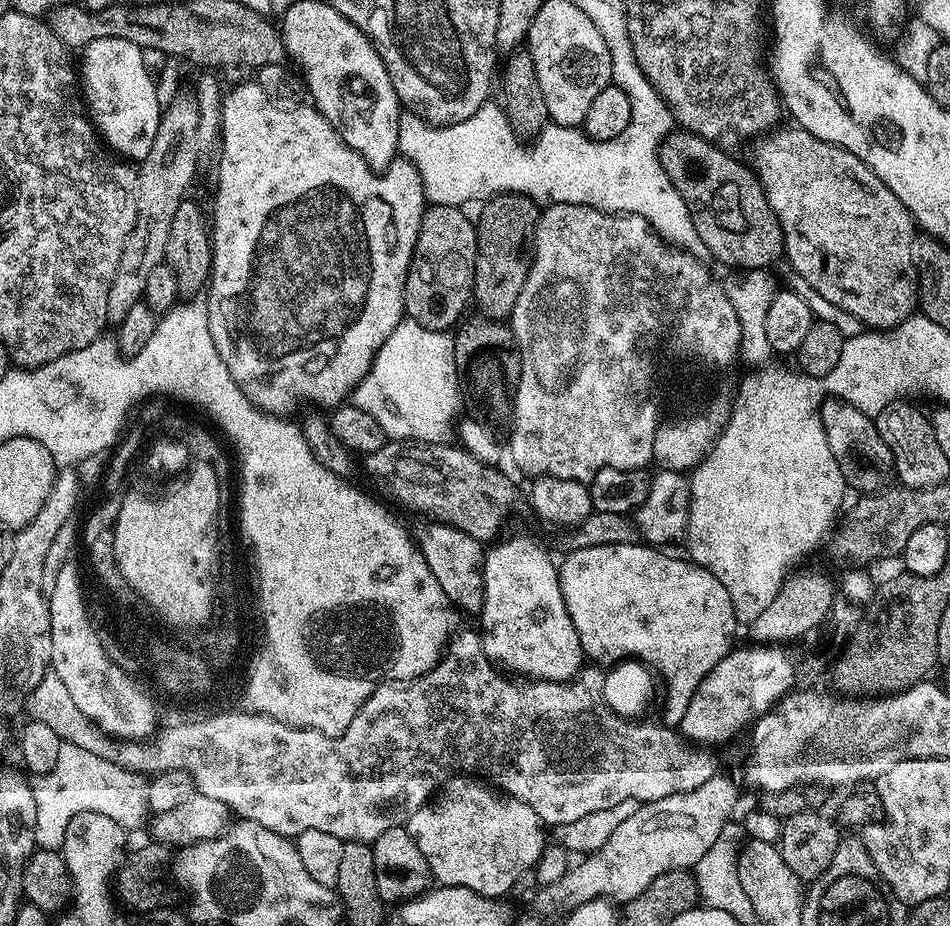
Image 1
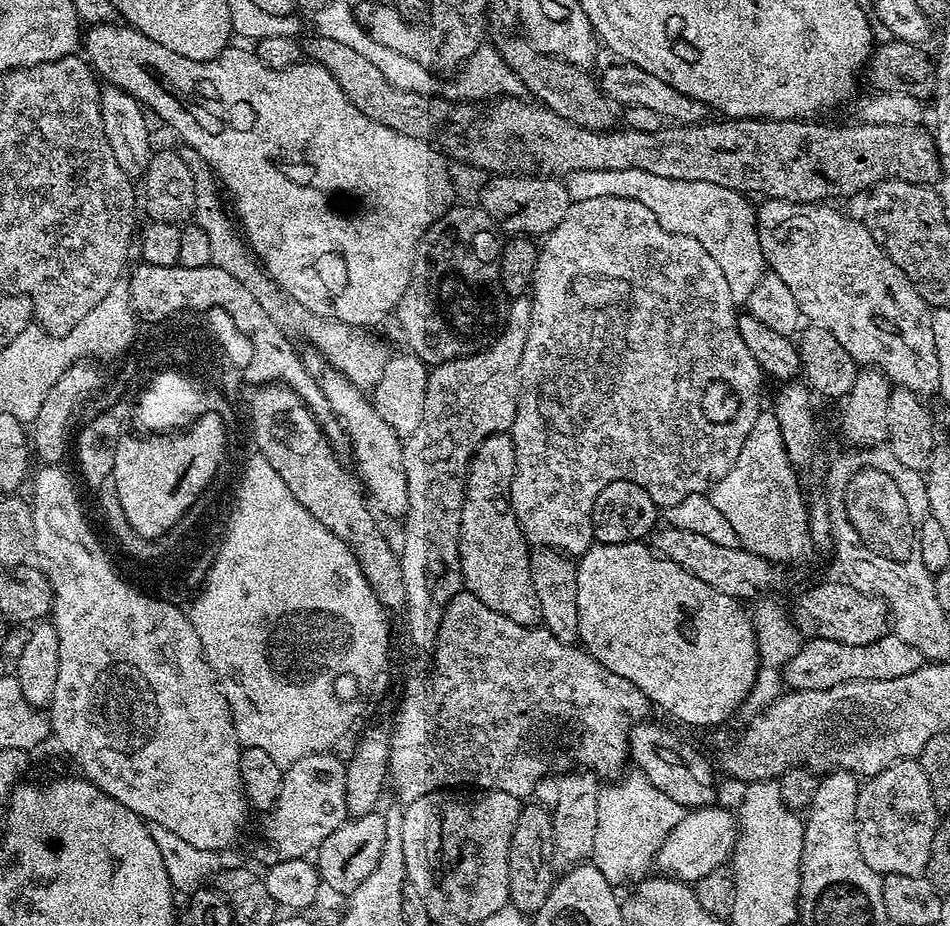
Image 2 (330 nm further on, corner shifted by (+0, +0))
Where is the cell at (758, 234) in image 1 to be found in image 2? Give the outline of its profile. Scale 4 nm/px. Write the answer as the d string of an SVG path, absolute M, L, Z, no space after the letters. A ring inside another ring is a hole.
M508 34L503 38L505 40L498 44L502 58L512 67L512 72L521 80L523 87L528 92L532 91L531 95L544 107L586 130L611 132L617 127L617 105L600 91L600 85L591 76L591 71L576 68L570 62L544 52L537 52L523 35Z

